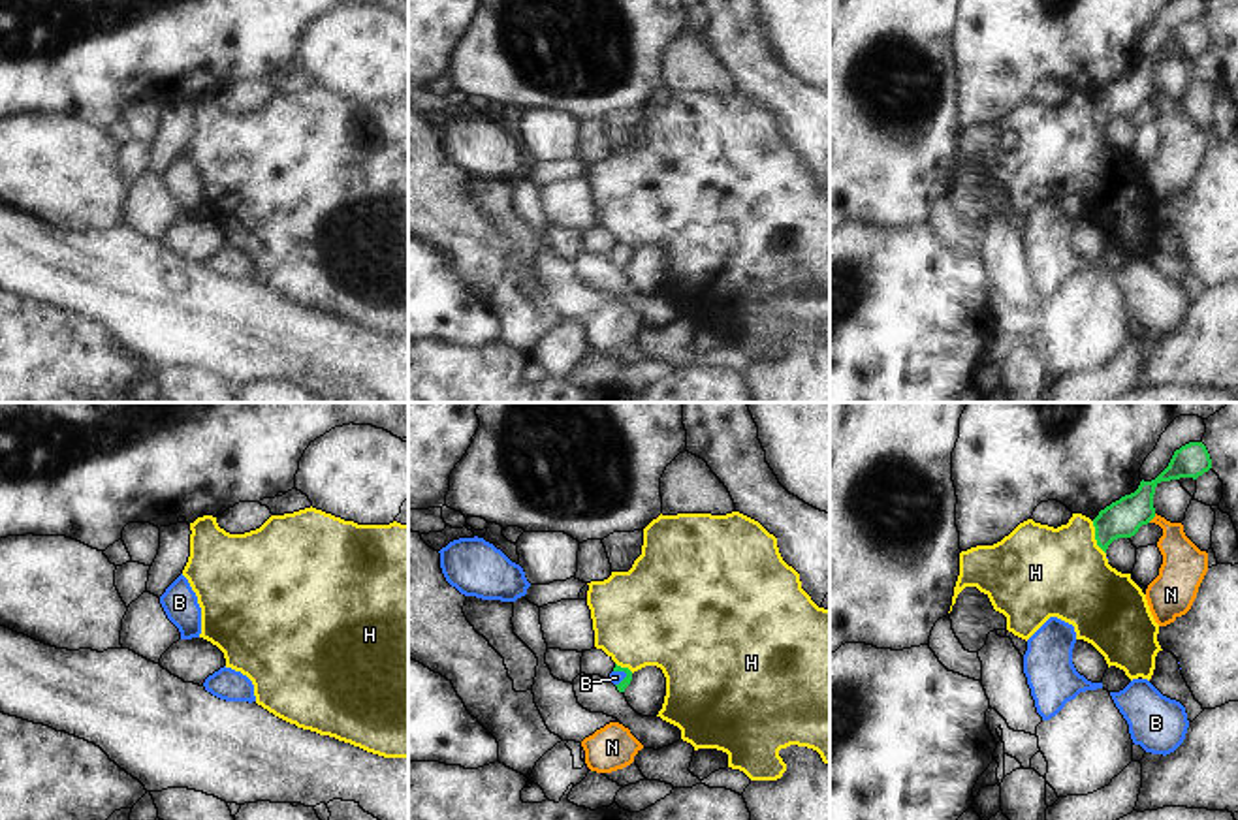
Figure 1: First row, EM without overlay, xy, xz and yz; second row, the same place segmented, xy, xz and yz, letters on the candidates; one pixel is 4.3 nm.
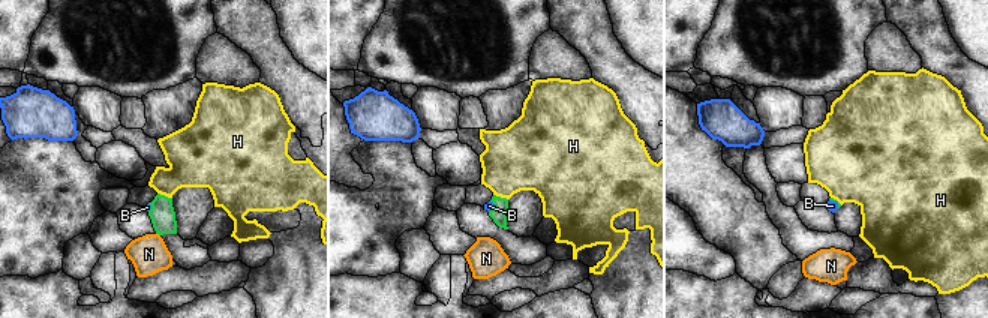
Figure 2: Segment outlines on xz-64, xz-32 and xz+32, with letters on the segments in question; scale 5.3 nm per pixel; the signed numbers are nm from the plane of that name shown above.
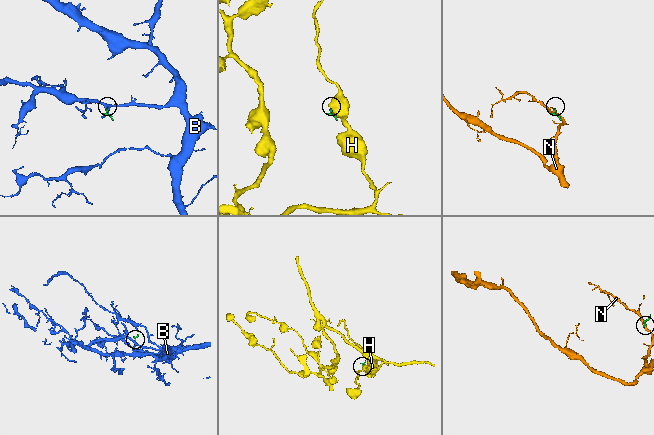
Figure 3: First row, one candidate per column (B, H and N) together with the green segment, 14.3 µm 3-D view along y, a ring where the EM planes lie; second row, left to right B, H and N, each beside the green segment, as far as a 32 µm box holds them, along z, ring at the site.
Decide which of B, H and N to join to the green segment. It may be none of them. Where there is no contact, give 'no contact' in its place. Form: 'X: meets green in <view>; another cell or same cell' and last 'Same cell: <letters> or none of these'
B: meets green in xz; same cell
H: meets green in yz; another cell
N: meets green in yz; another cell
Same cell: B

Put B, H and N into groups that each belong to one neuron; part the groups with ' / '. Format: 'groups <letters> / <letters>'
groups B / H / N

